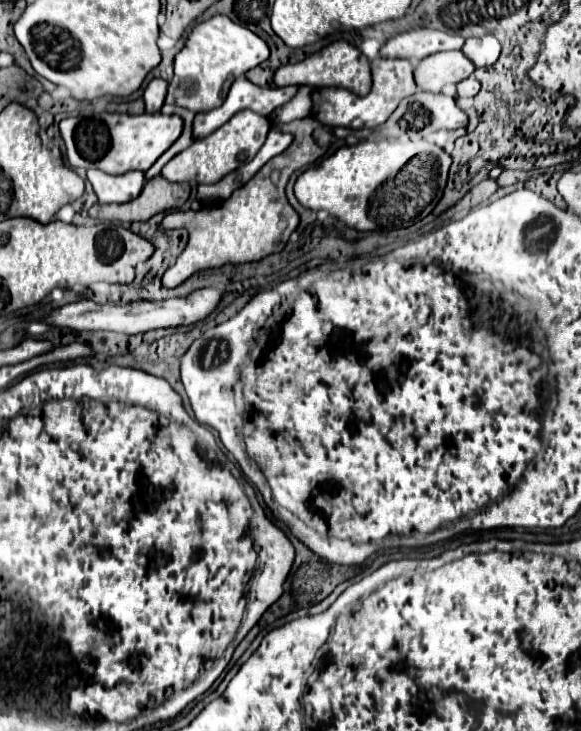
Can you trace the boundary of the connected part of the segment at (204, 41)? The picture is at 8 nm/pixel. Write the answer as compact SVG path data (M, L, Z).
M213 16L205 22L193 26L191 34L185 40L185 46L175 56L175 76L169 84L167 104L173 100L175 104L193 110L207 112L223 104L227 88L234 80L244 75L247 70L259 66L269 58L269 46L245 26L235 24L227 16Z

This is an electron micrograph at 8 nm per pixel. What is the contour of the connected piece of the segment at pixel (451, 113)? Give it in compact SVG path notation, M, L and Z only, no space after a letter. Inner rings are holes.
M427 92L421 106L429 112L429 130L453 130L467 126L467 114L455 106L455 100L451 96Z

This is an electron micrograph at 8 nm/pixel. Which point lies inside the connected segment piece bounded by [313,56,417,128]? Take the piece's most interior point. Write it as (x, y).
(393, 79)

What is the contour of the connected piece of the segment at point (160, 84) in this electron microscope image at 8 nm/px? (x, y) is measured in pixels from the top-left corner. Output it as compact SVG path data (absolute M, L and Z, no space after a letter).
M153 78L143 92L143 100L147 106L147 114L155 114L161 110L163 100L165 100L165 92L167 92L167 82L163 78Z

